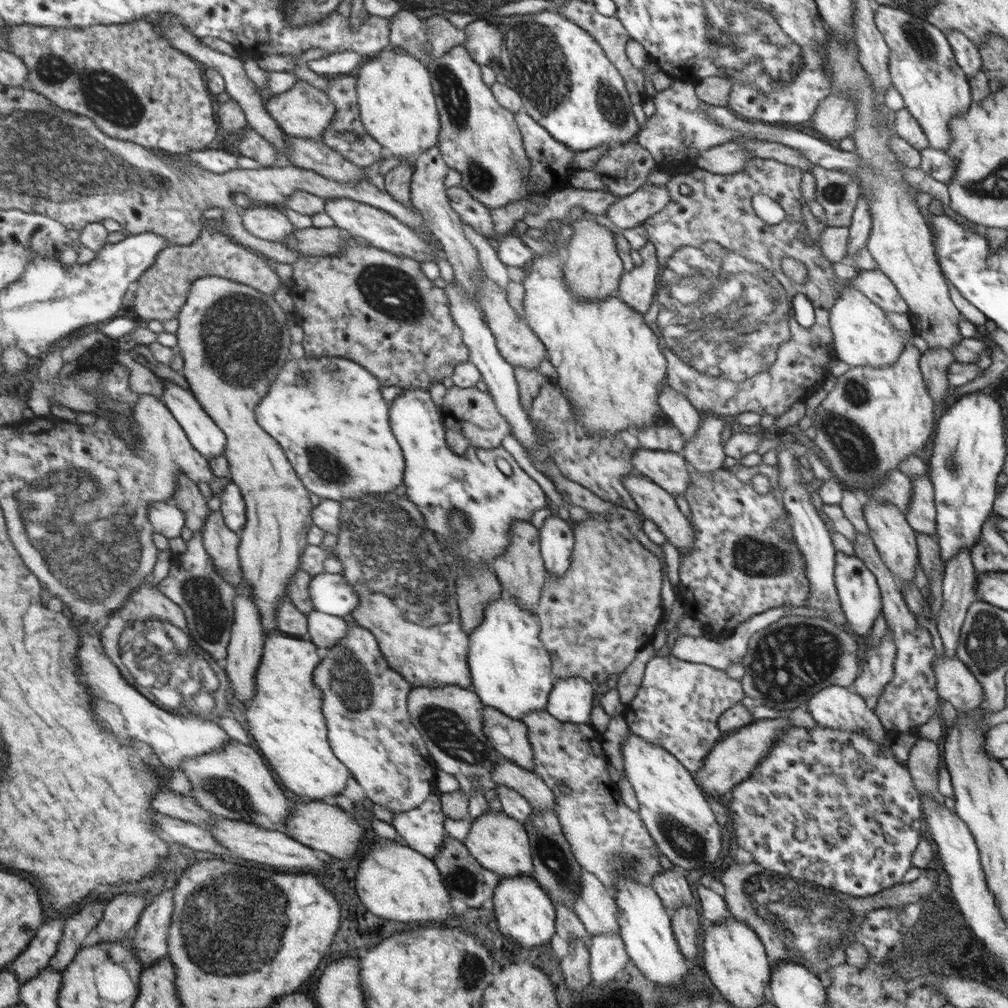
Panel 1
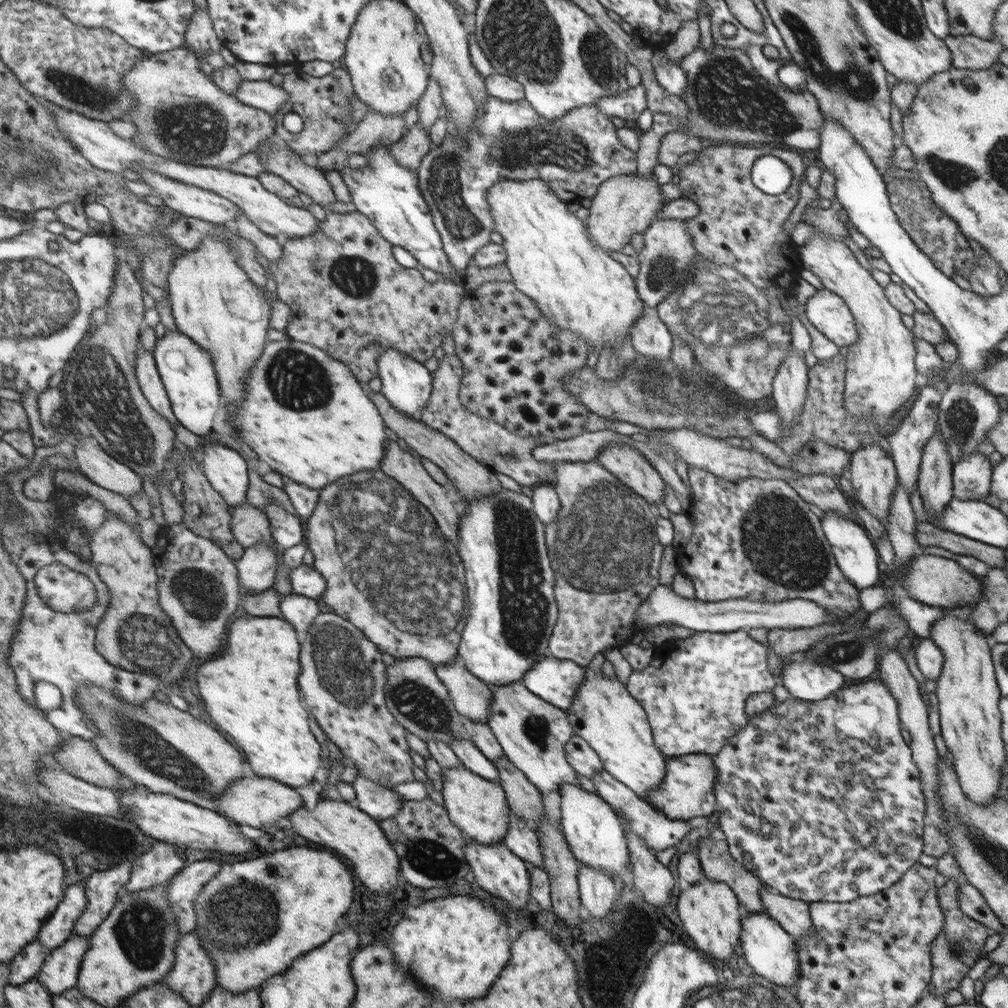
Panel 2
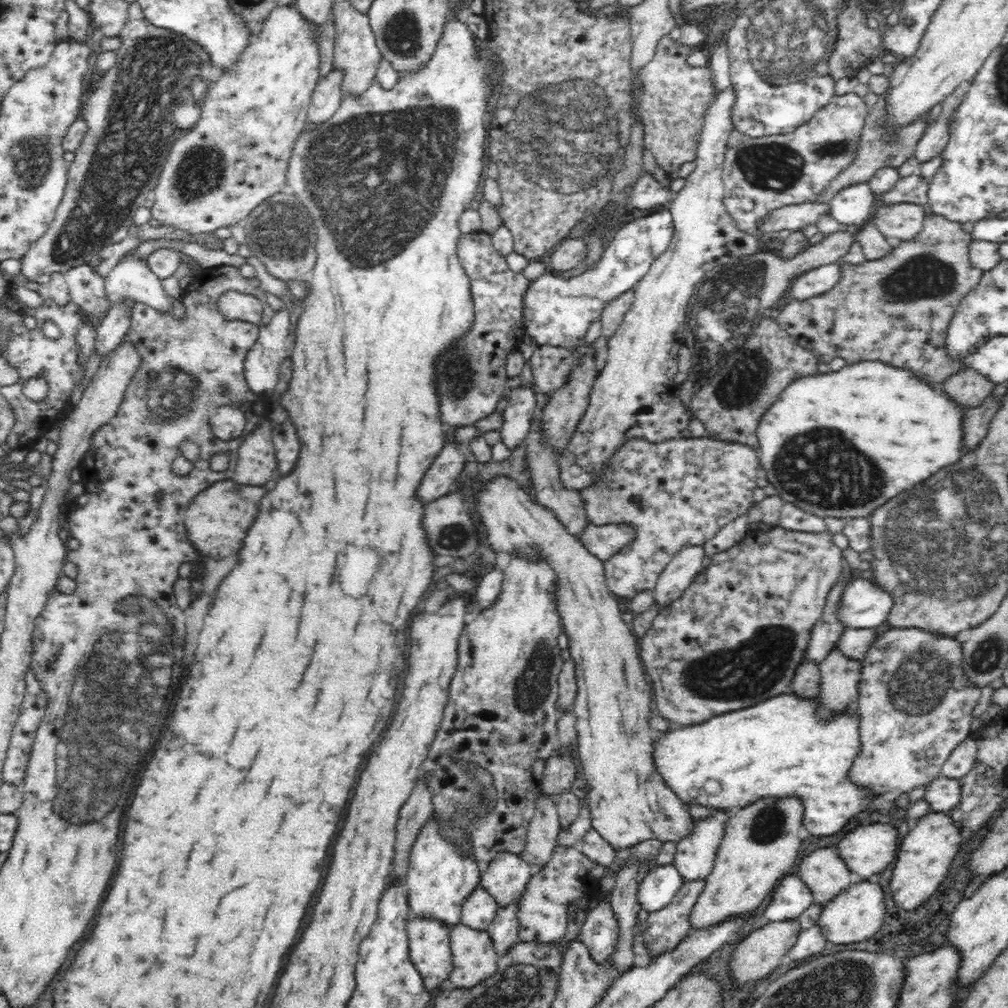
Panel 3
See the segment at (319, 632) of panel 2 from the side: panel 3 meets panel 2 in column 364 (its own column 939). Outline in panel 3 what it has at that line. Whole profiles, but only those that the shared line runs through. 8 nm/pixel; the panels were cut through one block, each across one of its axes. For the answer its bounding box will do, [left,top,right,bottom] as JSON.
[849,627,980,796]

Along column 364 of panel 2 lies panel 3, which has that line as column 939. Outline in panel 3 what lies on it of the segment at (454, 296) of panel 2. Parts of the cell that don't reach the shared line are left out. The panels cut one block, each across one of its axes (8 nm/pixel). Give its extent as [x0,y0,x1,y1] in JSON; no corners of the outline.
[775,213,983,385]

